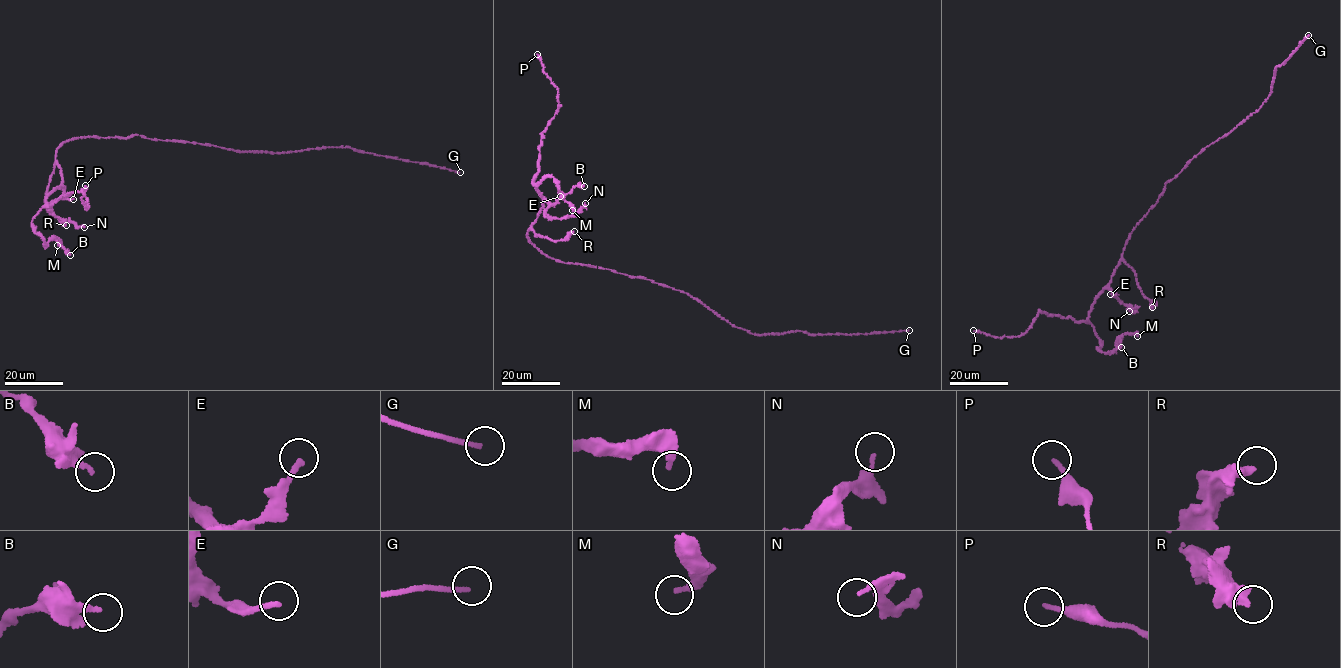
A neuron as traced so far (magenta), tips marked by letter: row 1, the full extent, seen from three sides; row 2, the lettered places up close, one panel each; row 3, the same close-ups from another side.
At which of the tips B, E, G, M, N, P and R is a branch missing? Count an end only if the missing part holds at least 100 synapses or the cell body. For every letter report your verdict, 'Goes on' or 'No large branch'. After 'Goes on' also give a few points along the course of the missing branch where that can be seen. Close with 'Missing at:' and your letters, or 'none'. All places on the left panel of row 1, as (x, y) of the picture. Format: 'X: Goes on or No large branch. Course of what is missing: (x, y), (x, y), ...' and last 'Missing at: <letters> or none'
B: No large branch
E: No large branch
G: Goes on
M: No large branch
N: No large branch
P: No large branch
R: No large branch
Missing at: G

